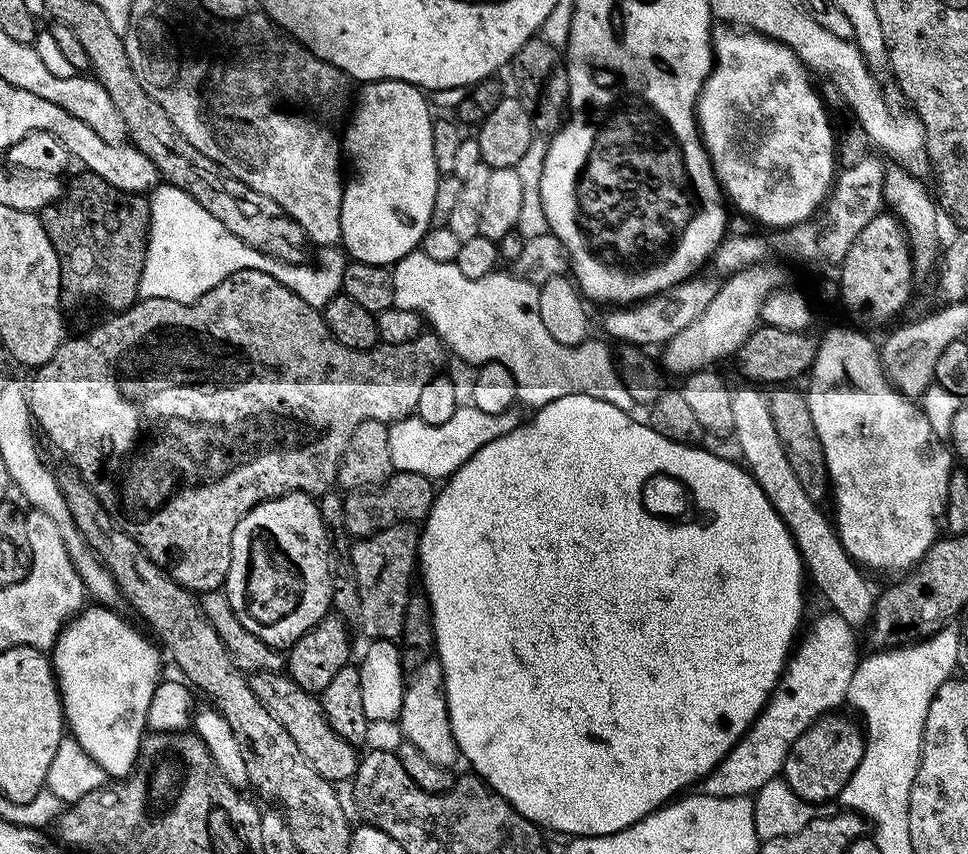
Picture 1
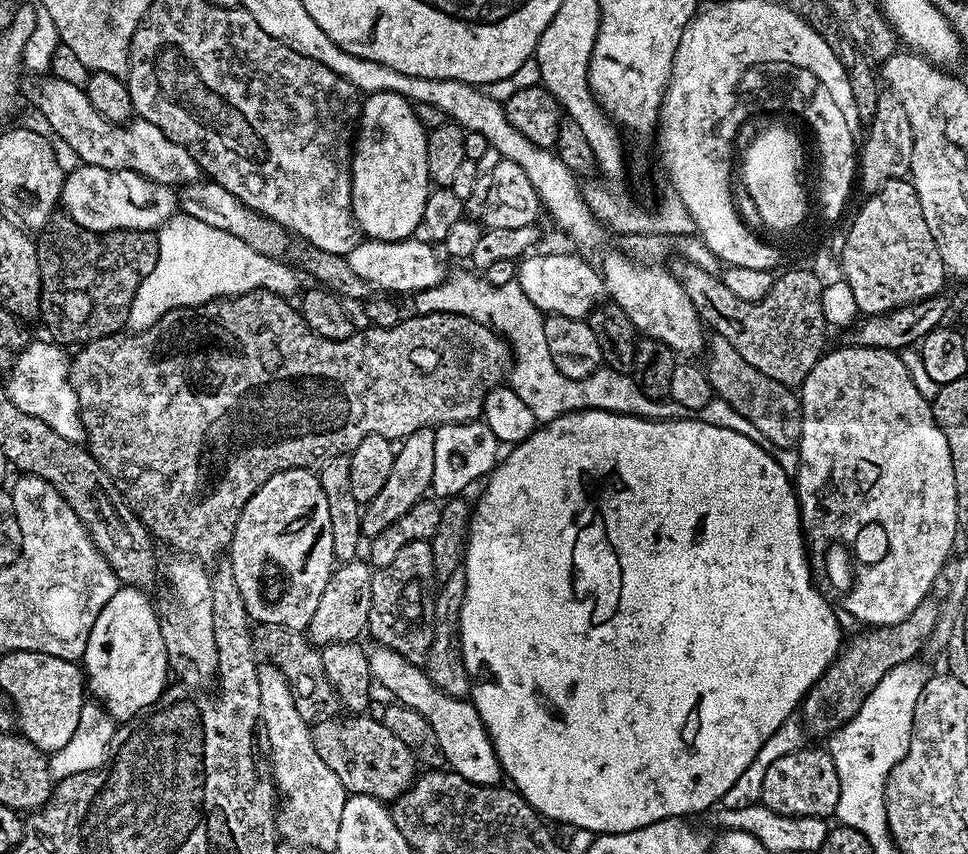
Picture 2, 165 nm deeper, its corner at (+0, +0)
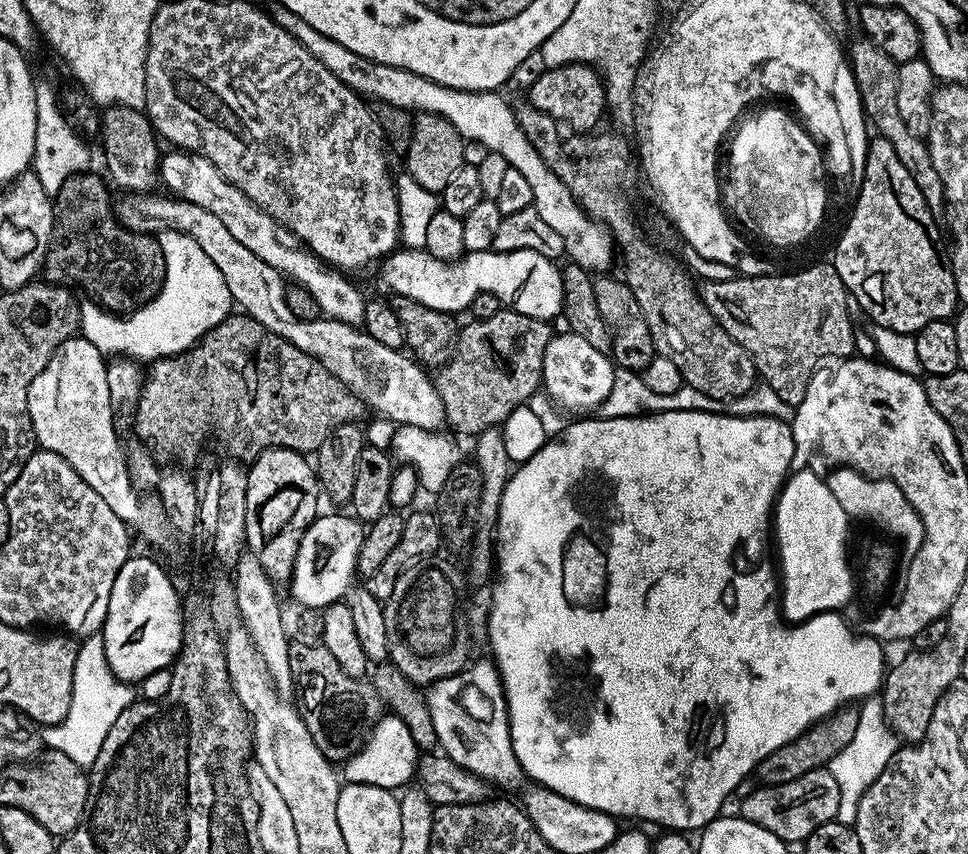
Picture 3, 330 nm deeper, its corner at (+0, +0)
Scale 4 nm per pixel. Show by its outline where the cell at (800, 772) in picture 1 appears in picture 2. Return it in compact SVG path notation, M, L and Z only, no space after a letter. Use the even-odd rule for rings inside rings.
M805 746L796 752L783 754L767 767L759 803L782 815L828 818L835 813L839 797L840 779L831 751L827 747Z

